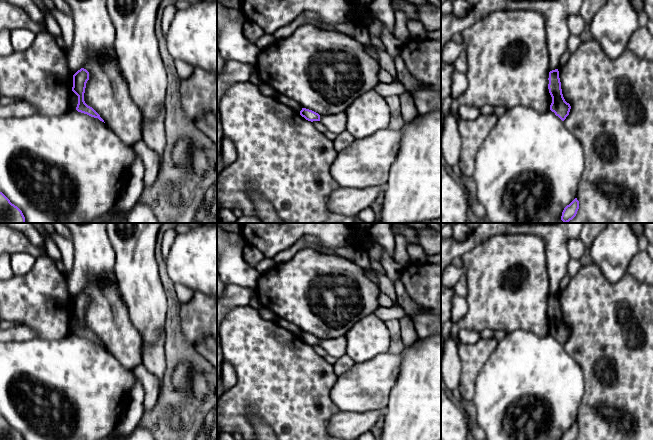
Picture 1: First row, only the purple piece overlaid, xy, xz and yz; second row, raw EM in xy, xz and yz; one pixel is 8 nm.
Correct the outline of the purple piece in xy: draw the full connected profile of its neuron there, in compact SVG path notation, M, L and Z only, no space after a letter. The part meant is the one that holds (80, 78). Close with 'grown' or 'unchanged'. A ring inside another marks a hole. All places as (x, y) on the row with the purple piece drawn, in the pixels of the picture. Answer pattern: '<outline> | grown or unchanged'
M81 68L73 75L72 91L78 96L78 104L76 110L91 117L98 118L100 121L104 122L100 115L92 107L88 106L84 101L84 93L88 80L89 72L84 68Z | unchanged

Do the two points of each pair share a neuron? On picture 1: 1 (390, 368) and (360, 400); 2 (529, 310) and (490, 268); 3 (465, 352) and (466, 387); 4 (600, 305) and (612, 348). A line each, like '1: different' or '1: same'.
1: same
2: same
3: same
4: same

